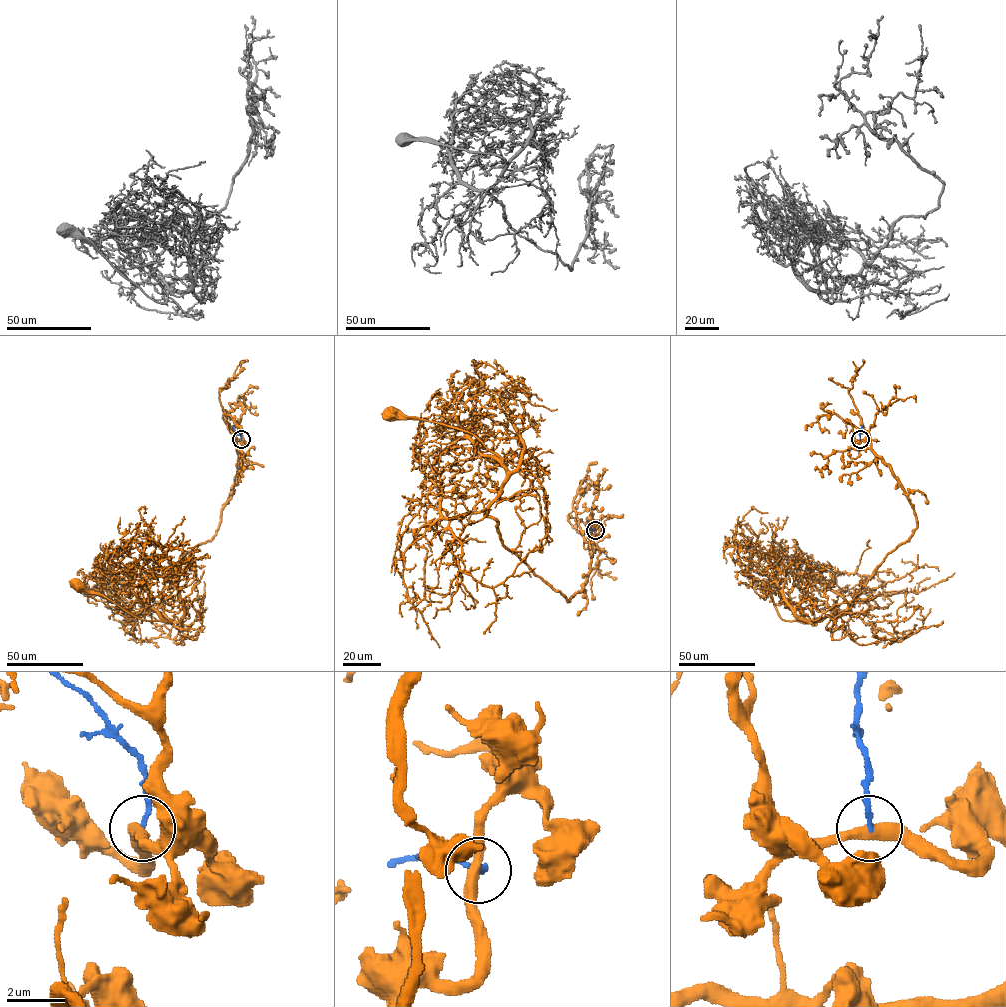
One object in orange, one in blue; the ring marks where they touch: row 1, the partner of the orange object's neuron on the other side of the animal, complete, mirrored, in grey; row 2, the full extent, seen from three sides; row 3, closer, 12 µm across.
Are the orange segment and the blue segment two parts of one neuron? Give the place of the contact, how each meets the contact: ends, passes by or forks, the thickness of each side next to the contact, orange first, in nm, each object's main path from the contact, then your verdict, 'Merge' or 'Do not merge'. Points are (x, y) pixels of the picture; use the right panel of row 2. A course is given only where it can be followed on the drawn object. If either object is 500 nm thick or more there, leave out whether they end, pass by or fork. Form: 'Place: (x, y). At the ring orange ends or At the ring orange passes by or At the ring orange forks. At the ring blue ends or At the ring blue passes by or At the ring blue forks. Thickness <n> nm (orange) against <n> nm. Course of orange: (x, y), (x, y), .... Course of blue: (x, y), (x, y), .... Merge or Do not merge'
Place: (860, 439). At the ring orange passes by. At the ring blue ends. Thickness 380 nm (orange) against 150 nm. Course of orange: (860, 439), (869, 441), (909, 500), (913, 535), (886, 556), (848, 607), (820, 620), (783, 619), (764, 585). Course of blue: (860, 439), (862, 425). Do not merge

